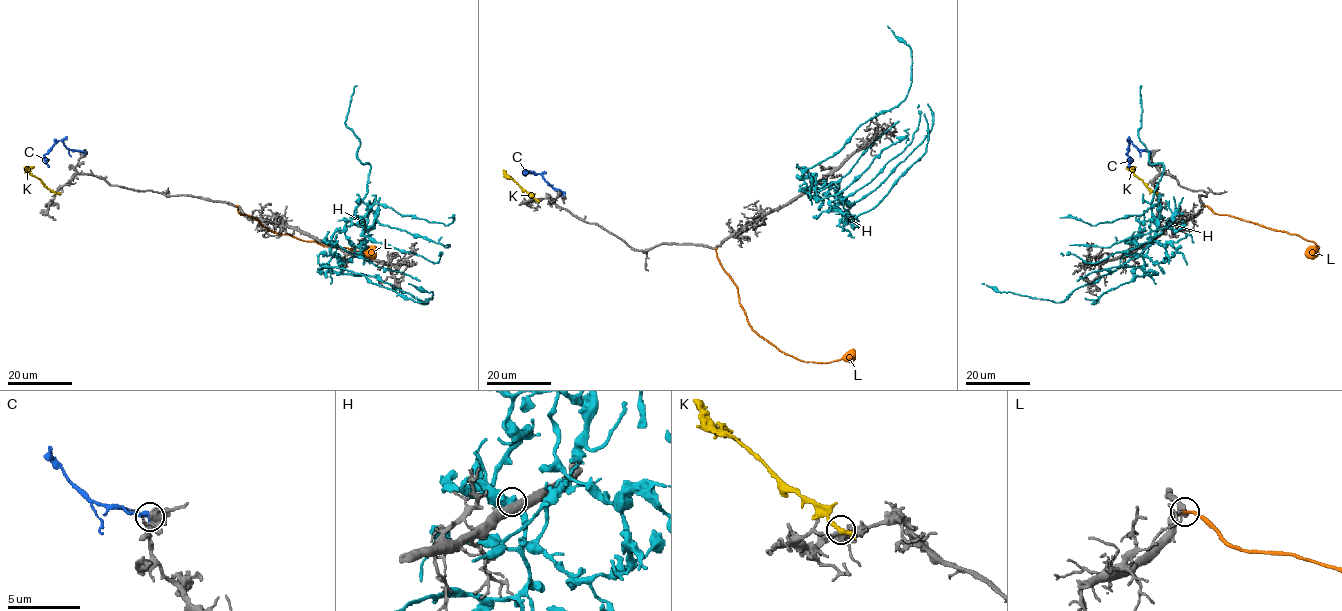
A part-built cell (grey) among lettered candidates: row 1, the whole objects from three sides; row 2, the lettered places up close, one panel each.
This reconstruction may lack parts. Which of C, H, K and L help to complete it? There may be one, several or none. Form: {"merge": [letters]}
{"merge": ["L"]}

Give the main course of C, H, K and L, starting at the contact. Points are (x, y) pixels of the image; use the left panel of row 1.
C: (84, 152), (69, 150), (58, 140), (43, 156), (49, 167)
H: (336, 246), (332, 235), (355, 215), (364, 233), (364, 221), (370, 226), (375, 219), (445, 245)
K: (57, 193), (24, 167)
L: (237, 205), (241, 214), (256, 219), (268, 230), (325, 246), (347, 247), (376, 255)

